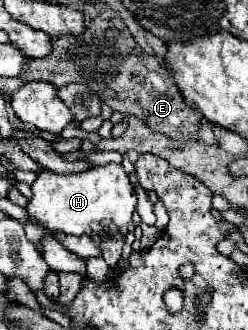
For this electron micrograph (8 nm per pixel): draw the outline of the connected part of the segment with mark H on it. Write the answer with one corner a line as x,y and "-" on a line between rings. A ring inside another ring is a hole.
115,163
105,167
91,167
83,173
71,175
45,171
35,179
31,189
33,197
25,207
29,221
63,235
91,235
91,223
99,223
103,219
111,219
115,225
123,227
131,221
131,215
137,205
129,175
123,171
121,165

